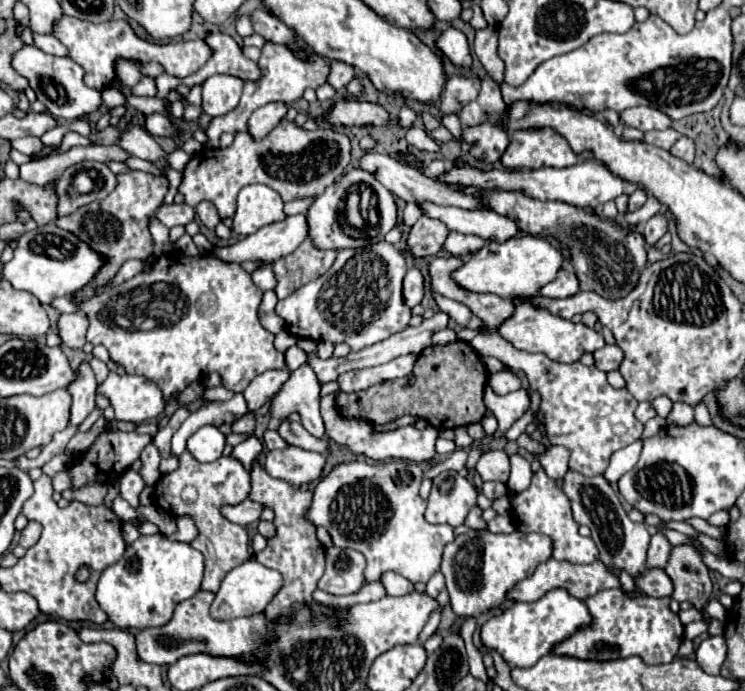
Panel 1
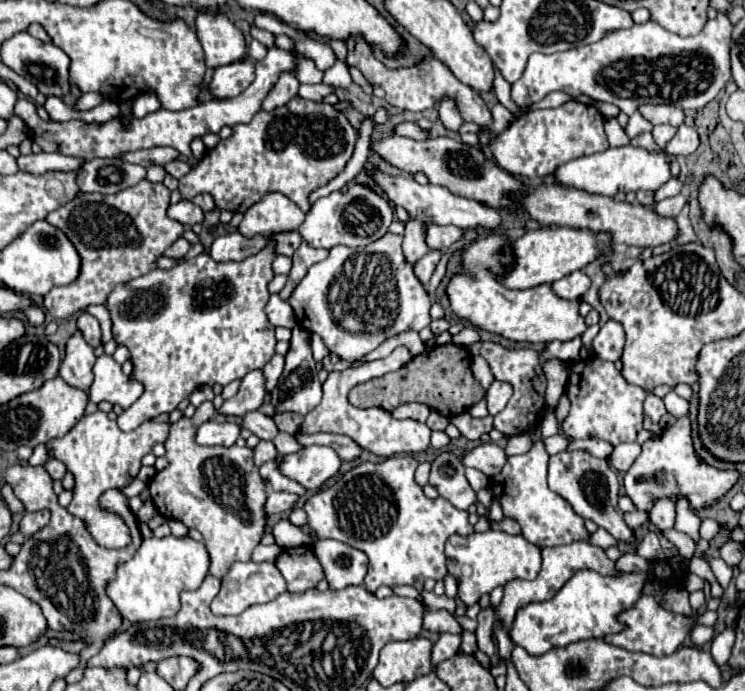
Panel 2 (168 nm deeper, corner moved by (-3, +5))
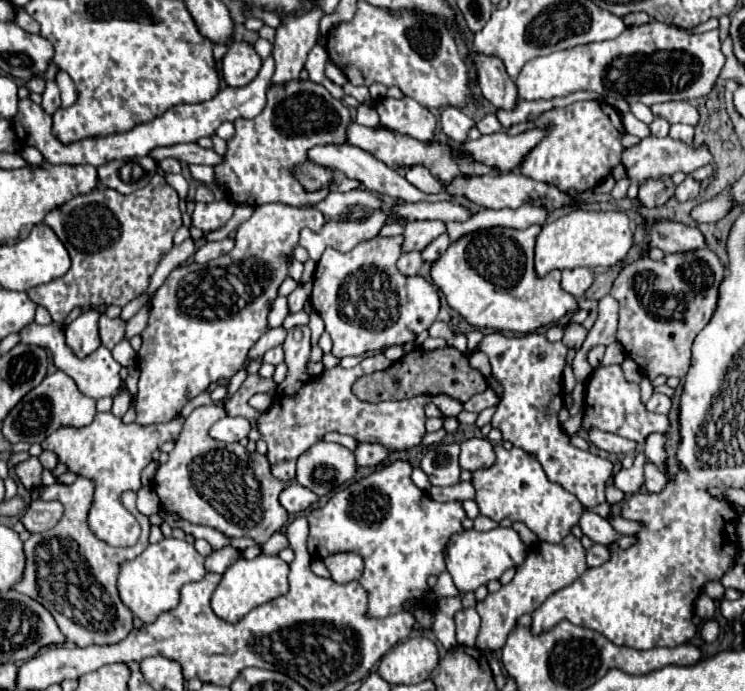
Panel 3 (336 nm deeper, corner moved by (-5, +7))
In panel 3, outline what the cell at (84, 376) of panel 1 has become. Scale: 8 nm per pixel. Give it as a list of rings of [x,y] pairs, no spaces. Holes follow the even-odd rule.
[[[87,309],[67,327],[67,331],[65,331],[67,345],[79,357],[87,357],[89,353],[93,353],[101,345],[101,339],[99,339],[99,317],[101,317],[101,311]]]

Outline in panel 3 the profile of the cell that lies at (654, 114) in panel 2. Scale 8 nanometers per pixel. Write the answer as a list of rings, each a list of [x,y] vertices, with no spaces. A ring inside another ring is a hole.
[[[669,101],[669,103],[659,103],[651,107],[655,117],[663,117],[669,123],[687,123],[687,125],[697,125],[699,121],[699,111],[689,103],[689,101]]]

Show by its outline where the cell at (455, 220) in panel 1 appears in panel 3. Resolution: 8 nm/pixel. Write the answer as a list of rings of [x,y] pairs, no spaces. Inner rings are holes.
[[[317,145],[313,149],[307,151],[307,157],[319,165],[325,165],[333,171],[339,171],[343,175],[347,175],[349,179],[357,179],[361,181],[369,191],[373,193],[381,193],[381,195],[389,195],[389,197],[395,197],[395,199],[401,199],[401,201],[443,201],[445,197],[449,197],[449,193],[441,191],[437,195],[425,195],[421,193],[417,187],[413,187],[411,183],[407,183],[407,179],[403,175],[399,175],[395,169],[387,167],[383,161],[377,161],[371,153],[365,153],[353,145]]]

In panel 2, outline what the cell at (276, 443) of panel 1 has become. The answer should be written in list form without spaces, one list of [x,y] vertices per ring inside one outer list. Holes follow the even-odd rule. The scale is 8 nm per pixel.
[[[251,411],[243,417],[243,427],[247,427],[249,431],[253,431],[259,439],[275,439],[275,435],[279,433],[275,427],[275,421],[271,417],[267,417],[261,411]]]

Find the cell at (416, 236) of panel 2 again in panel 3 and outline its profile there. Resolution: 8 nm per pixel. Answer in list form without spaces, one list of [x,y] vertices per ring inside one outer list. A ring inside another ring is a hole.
[[[413,251],[413,253],[403,253],[397,261],[397,269],[401,275],[405,277],[411,277],[411,275],[417,275],[419,273],[419,267],[421,267],[423,259],[421,259],[421,253],[419,251]]]

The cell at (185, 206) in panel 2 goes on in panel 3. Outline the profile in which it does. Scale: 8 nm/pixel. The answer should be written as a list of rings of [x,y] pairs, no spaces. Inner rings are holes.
[[[223,197],[221,201],[213,203],[195,203],[193,211],[193,225],[199,227],[203,233],[221,229],[235,211],[235,203],[229,197]]]

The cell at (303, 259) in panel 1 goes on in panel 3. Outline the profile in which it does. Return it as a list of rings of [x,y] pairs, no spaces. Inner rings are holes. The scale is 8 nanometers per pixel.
[[[305,283],[303,287],[297,287],[291,295],[289,295],[289,313],[297,313],[303,309],[305,301],[311,295],[311,283]]]

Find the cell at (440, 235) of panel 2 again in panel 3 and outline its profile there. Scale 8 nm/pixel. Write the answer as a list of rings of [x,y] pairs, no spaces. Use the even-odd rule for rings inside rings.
[[[409,221],[403,231],[403,245],[401,253],[407,251],[423,251],[429,241],[445,233],[445,225],[441,221]]]

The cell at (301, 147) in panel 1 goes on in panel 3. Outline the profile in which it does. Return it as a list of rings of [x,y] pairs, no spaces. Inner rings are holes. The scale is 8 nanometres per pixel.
[[[289,81],[285,85],[271,85],[267,89],[267,105],[265,109],[253,117],[253,119],[243,119],[239,117],[235,121],[235,137],[229,141],[229,149],[225,153],[225,163],[215,167],[217,179],[219,183],[223,183],[223,191],[225,195],[233,201],[233,203],[245,203],[251,207],[259,207],[265,203],[285,203],[285,205],[293,205],[293,207],[307,207],[313,203],[319,203],[321,199],[325,199],[327,193],[305,193],[305,189],[301,189],[301,185],[297,185],[297,181],[293,181],[293,177],[289,177],[289,165],[299,165],[301,161],[305,161],[305,149],[311,149],[313,145],[341,145],[345,143],[345,125],[351,123],[351,115],[349,109],[335,97],[331,97],[331,93],[313,81]]]

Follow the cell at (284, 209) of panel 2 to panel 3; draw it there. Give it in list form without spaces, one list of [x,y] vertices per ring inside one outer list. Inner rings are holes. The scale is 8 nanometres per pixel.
[[[269,203],[269,205],[259,205],[253,215],[237,229],[237,237],[235,237],[235,247],[225,253],[223,257],[217,257],[205,265],[197,265],[197,263],[185,263],[185,265],[179,265],[175,267],[169,277],[165,279],[165,283],[159,287],[159,291],[155,293],[153,297],[153,309],[151,309],[151,315],[149,315],[149,323],[147,323],[147,329],[143,329],[141,337],[143,337],[143,345],[139,349],[139,395],[137,395],[137,419],[135,423],[137,425],[153,425],[153,423],[167,423],[171,421],[181,409],[183,405],[197,397],[201,391],[205,391],[211,383],[215,383],[217,379],[221,377],[233,377],[245,363],[247,359],[247,353],[249,349],[255,345],[255,341],[267,331],[267,313],[271,309],[271,303],[275,301],[277,297],[277,289],[279,285],[285,281],[285,277],[289,275],[289,259],[293,257],[293,249],[297,247],[299,243],[299,231],[303,227],[309,227],[311,231],[319,231],[325,223],[325,217],[321,211],[317,209],[303,209],[303,207],[295,207],[291,209],[289,205],[281,205],[281,203]]]

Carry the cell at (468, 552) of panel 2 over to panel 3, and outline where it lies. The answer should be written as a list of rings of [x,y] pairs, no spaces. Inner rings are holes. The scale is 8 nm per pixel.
[[[495,527],[485,533],[469,529],[469,531],[461,531],[449,539],[447,553],[445,553],[445,565],[453,577],[453,583],[459,589],[459,593],[469,593],[493,579],[499,579],[503,575],[503,571],[507,571],[511,567],[519,567],[525,561],[525,557],[527,557],[527,547],[515,529]]]

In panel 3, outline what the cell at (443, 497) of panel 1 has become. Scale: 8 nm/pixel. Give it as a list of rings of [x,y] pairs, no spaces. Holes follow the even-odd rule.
[[[433,445],[421,459],[421,469],[427,473],[431,485],[457,485],[459,483],[459,445]]]

